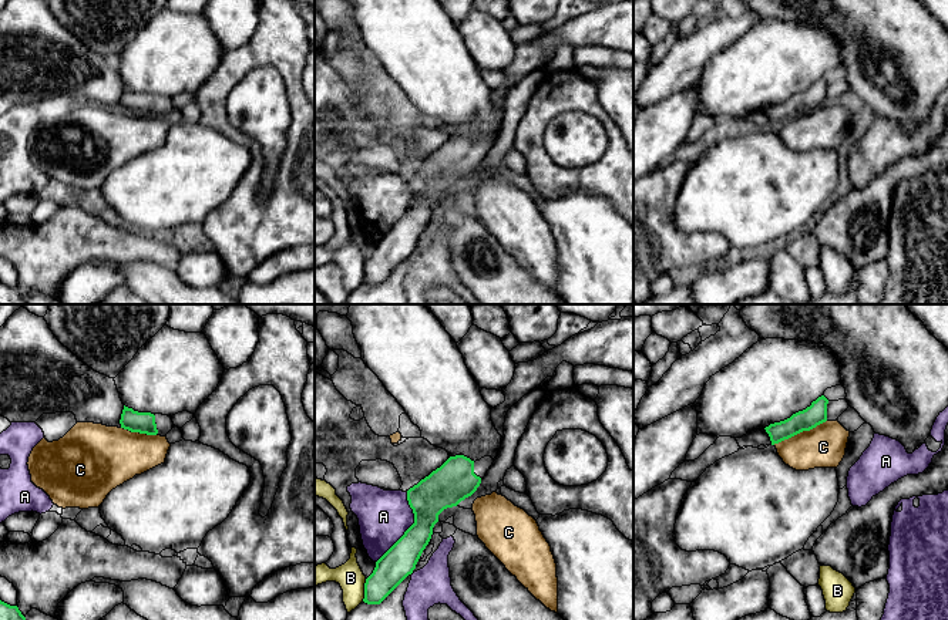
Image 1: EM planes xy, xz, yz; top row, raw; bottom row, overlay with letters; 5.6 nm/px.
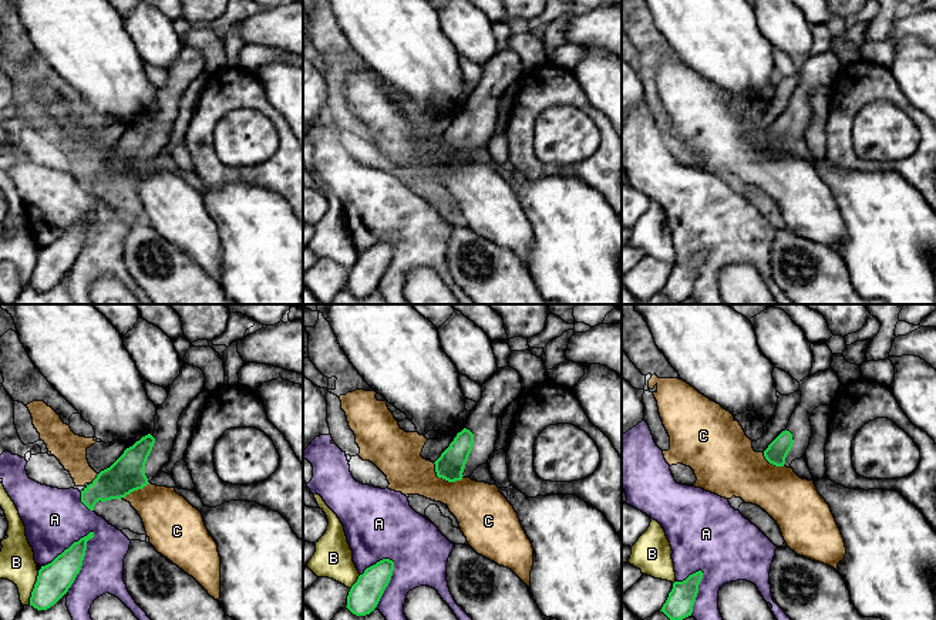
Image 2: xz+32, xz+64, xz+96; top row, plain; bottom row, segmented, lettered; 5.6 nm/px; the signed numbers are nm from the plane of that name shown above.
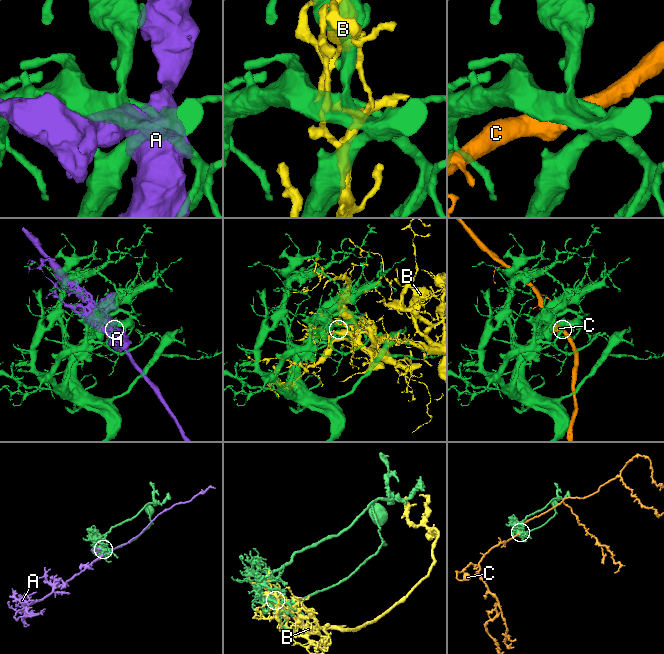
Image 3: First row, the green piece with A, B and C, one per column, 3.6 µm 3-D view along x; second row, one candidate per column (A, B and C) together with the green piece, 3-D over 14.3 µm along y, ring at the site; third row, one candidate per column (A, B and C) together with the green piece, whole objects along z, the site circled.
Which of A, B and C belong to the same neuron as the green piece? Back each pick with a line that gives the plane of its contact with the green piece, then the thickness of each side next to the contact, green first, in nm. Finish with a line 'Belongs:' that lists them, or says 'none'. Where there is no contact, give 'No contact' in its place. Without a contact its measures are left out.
Belongs: none

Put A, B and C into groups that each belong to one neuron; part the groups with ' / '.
A / B / C

